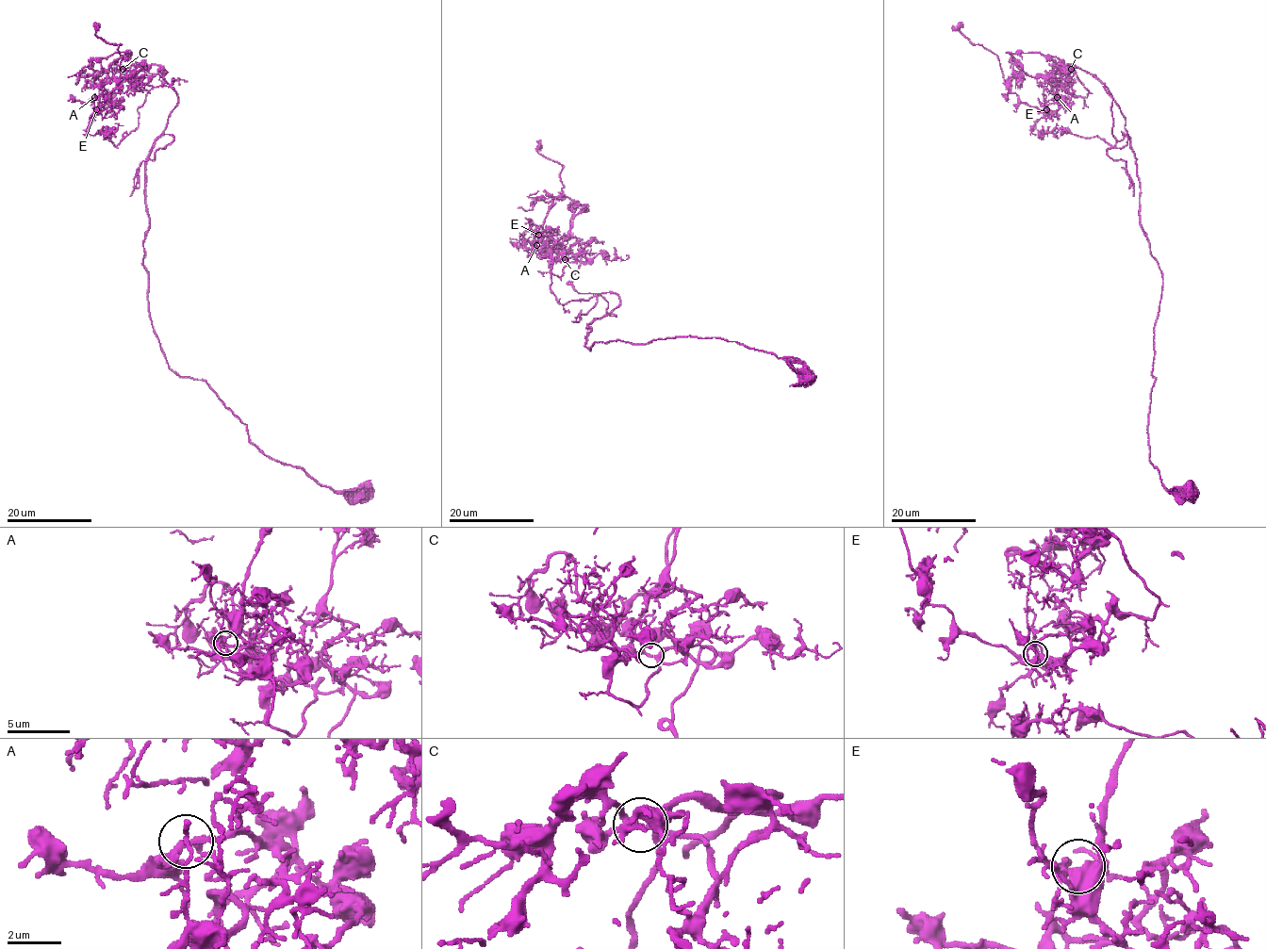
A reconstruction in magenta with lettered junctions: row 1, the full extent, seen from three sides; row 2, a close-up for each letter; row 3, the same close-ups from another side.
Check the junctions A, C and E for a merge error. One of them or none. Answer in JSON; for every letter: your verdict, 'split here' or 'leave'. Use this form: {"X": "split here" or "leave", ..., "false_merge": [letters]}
{"A": "leave", "C": "leave", "E": "leave", "false_merge": []}

